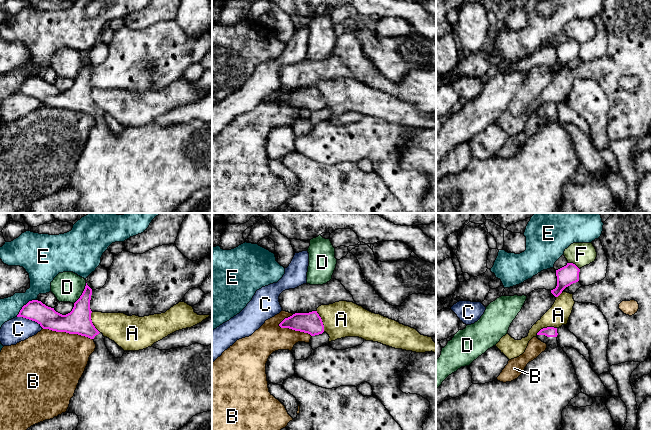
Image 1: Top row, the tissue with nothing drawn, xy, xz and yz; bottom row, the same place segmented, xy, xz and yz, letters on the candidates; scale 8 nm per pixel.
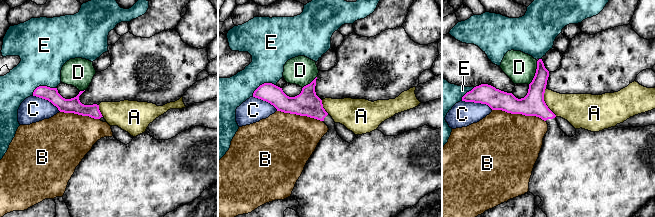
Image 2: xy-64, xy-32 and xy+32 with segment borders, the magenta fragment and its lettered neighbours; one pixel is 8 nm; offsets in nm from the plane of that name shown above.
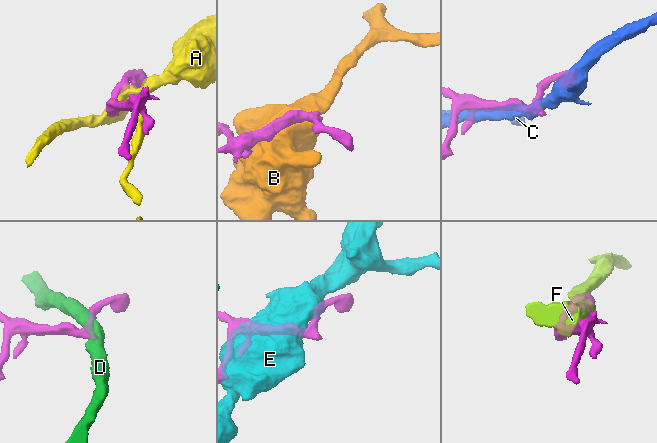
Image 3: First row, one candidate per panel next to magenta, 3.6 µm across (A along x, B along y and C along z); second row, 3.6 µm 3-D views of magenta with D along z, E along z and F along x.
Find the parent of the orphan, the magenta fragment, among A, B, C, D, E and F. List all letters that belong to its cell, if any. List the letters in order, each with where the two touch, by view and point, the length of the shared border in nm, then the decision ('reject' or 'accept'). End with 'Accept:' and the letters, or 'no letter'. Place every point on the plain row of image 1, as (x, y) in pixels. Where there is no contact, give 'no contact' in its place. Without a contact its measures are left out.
A: xz (321, 97) | 190 nm | reject
B: xy (67, 108) | 420 nm | reject
C: xy (30, 95) | 220 nm | reject
D: xy (82, 69) | 200 nm | reject
E: xy (24, 81) | 220 nm | reject
F: yz (574, 40) | 110 nm | reject
Accept: no letter

